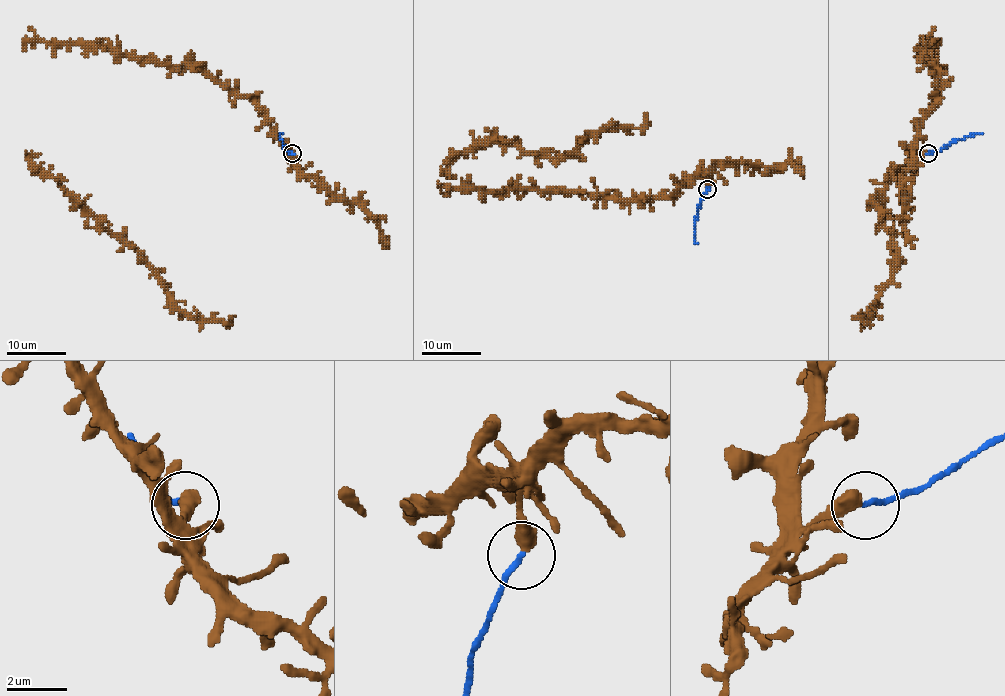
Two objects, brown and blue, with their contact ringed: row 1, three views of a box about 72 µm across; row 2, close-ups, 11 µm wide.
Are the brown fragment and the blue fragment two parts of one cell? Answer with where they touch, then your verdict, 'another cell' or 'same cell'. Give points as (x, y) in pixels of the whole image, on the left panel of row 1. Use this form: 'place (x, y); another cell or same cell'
place (292, 153); another cell

